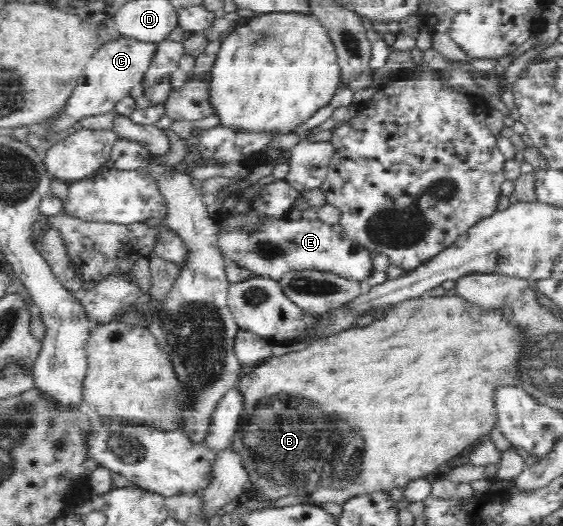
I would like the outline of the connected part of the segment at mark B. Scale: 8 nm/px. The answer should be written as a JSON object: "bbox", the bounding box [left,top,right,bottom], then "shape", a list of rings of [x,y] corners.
{"bbox":[232,296,518,508],"shape":[[[423,296],[408,300],[386,309],[384,318],[375,320],[366,328],[356,327],[340,336],[316,342],[300,351],[281,356],[272,356],[260,365],[245,371],[235,389],[243,400],[238,430],[233,437],[232,450],[243,456],[248,477],[247,493],[251,498],[266,501],[266,504],[308,504],[314,508],[344,508],[350,500],[373,495],[390,495],[392,490],[406,489],[409,485],[432,476],[440,466],[463,452],[463,449],[480,437],[489,435],[497,427],[495,402],[492,400],[494,384],[514,383],[518,345],[515,343],[517,330],[503,320],[499,312],[482,312],[473,304],[458,296]]]}

